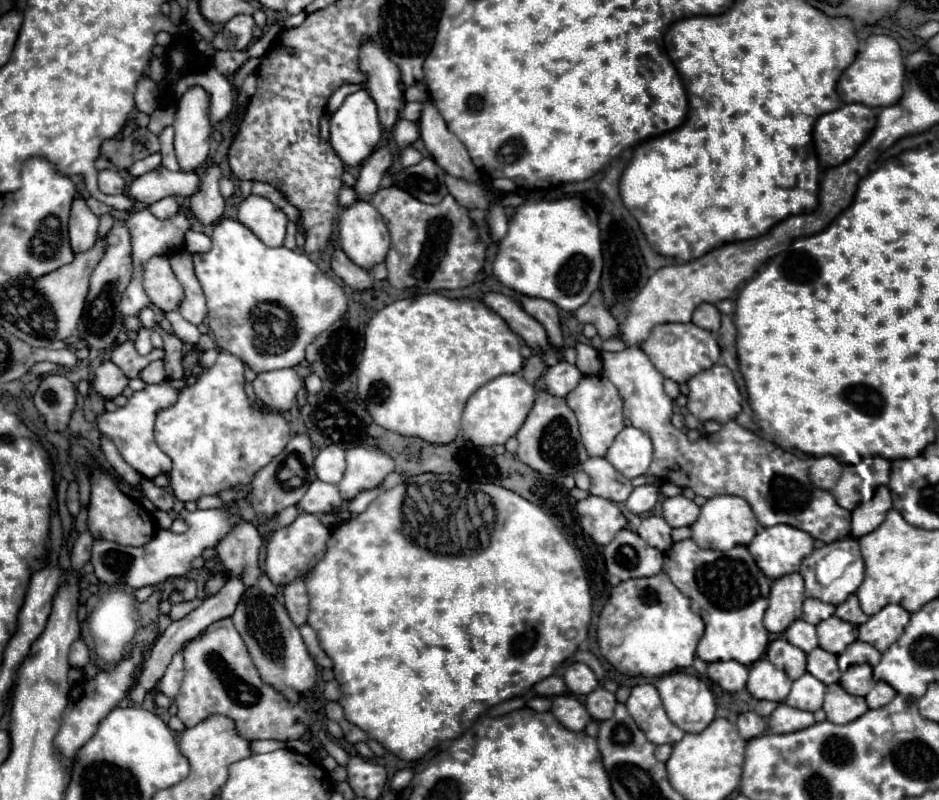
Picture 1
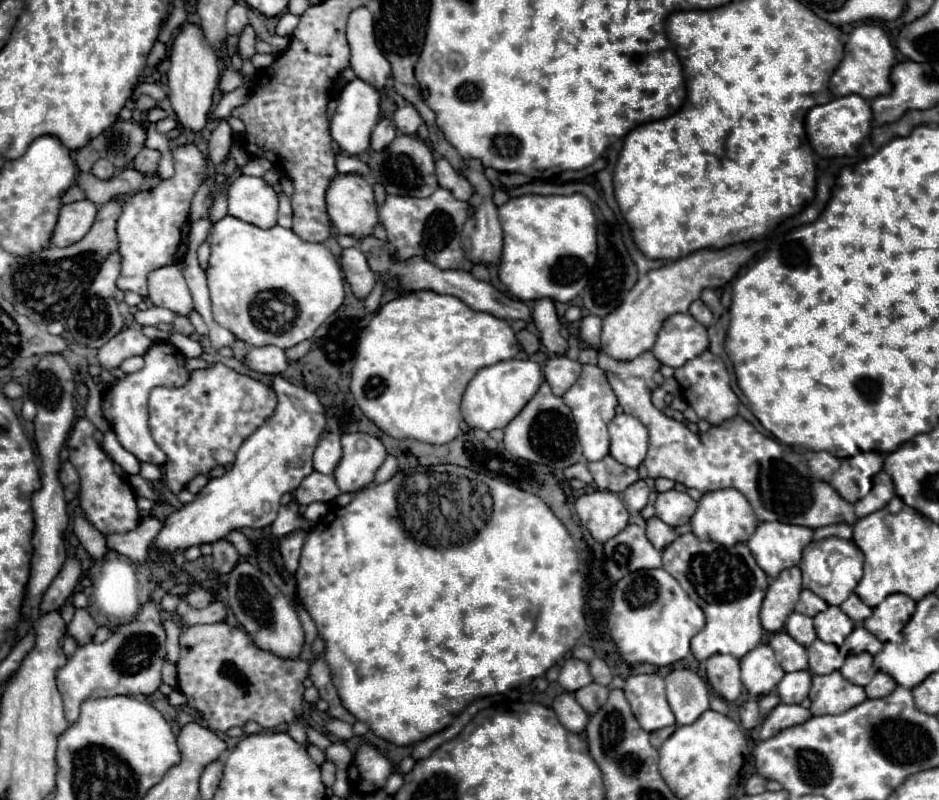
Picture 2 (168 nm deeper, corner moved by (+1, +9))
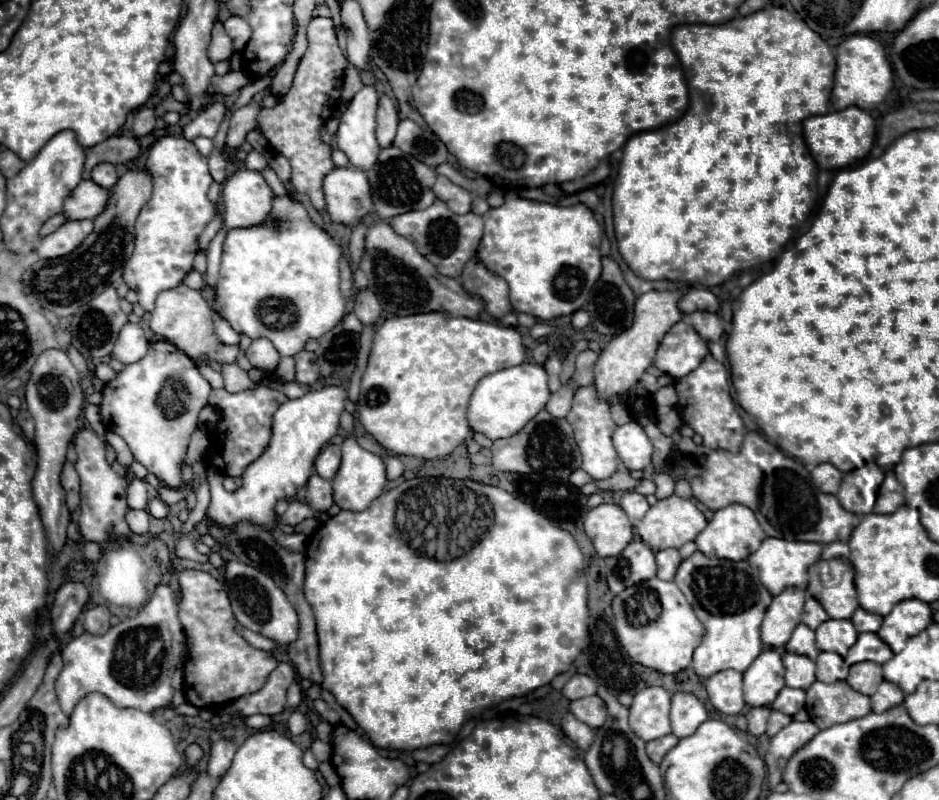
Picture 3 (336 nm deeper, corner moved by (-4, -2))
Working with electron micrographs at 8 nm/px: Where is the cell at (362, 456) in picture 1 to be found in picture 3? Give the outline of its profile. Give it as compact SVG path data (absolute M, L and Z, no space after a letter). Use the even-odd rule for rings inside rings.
M352 436L342 442L342 464L332 480L334 502L342 510L364 510L372 500L376 500L386 484L386 468L380 456L364 450Z

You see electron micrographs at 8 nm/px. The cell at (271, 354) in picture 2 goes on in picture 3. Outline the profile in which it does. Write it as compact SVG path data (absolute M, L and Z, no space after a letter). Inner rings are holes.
M264 336L252 340L252 344L248 346L248 350L244 354L250 360L250 364L258 370L276 370L278 362L280 362L280 354L272 346L272 342Z

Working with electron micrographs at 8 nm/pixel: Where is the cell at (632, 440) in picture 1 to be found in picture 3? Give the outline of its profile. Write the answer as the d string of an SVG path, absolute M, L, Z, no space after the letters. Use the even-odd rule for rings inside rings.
M636 420L618 426L612 442L628 470L644 470L652 464L652 442Z

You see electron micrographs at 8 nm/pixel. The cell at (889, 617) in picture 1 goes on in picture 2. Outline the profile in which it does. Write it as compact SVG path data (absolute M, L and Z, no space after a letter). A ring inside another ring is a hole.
M895 593L889 595L883 603L879 603L873 609L873 615L867 617L861 625L871 631L875 637L879 637L879 641L889 641L891 637L895 637L897 633L901 633L903 625L909 621L911 613L915 611L915 601L911 601L911 597Z

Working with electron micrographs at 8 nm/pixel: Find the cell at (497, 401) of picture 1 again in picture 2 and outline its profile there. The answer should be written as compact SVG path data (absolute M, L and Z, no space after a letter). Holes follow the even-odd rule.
M509 359L509 361L499 361L491 367L483 367L471 379L471 383L463 393L461 415L471 429L483 429L483 431L503 429L537 393L539 385L541 385L541 369L531 359Z

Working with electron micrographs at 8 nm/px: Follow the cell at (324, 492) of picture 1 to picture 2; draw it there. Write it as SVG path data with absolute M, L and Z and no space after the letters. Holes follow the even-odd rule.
M313 471L309 477L303 479L299 489L295 491L295 501L299 505L309 505L313 501L323 501L329 503L339 495L339 487L333 479L333 475L323 475Z

